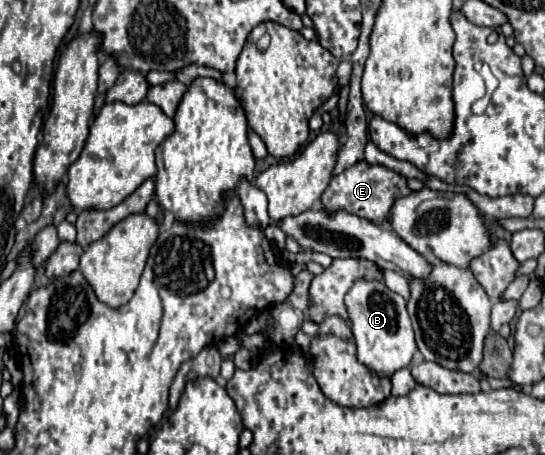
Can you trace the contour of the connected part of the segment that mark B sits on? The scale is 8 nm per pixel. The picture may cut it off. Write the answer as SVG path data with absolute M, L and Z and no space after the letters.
M358 280L346 296L346 308L352 320L360 364L368 366L376 376L392 376L396 370L410 366L418 346L406 312L406 300L402 296L388 292L384 282Z

